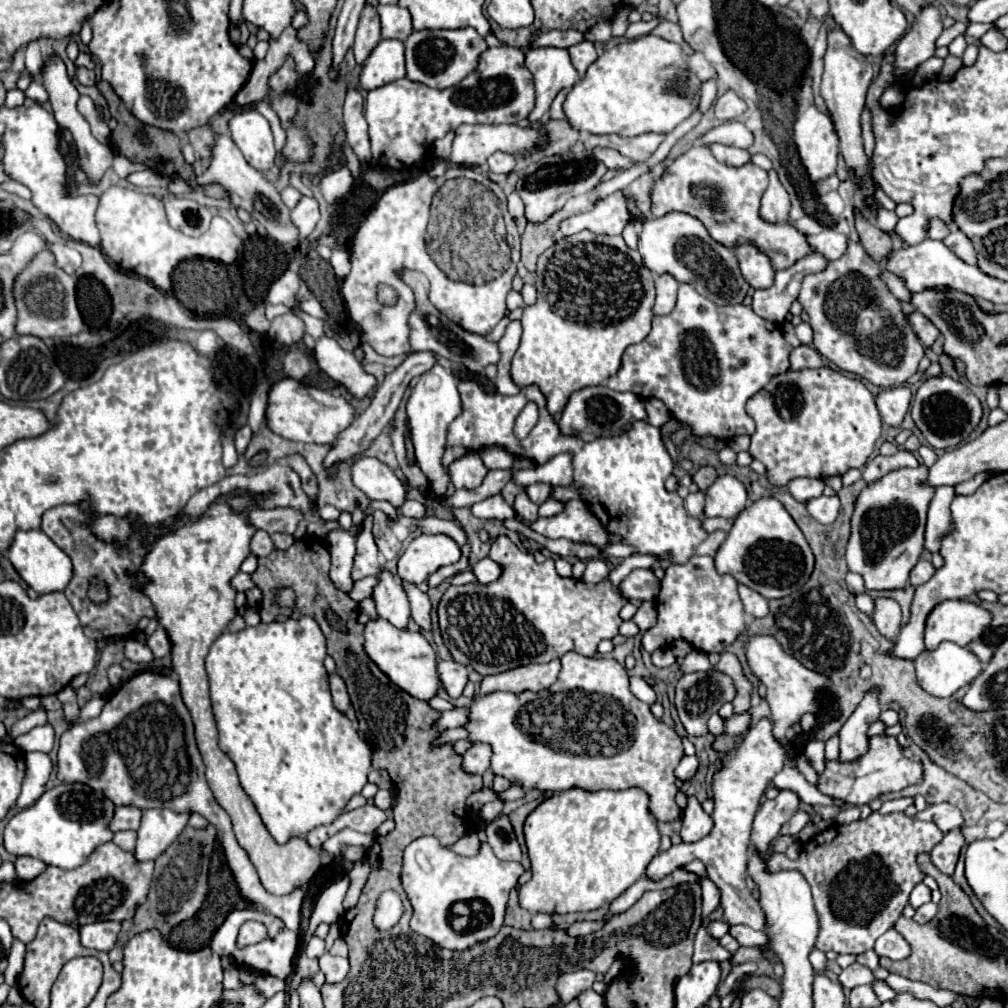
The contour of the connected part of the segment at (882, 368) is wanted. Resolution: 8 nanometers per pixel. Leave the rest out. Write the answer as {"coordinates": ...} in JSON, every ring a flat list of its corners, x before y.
{"coordinates":[[848,240,848,248,844,256,840,256,840,260,828,262,828,266,818,274,808,274,802,280,802,290,798,300,802,302,802,308,808,314,808,324,814,332,812,338,814,348,824,358,834,362,838,370,856,374,882,388,902,386,912,374,918,372,918,362,924,356,924,348,918,336,914,334,912,326,908,324,902,304,894,298,894,294,882,280,880,262,872,260,872,256,868,256,868,252,862,248,860,242]]}

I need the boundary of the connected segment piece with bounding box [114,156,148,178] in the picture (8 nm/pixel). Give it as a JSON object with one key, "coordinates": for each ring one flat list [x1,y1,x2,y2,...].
{"coordinates":[[116,156,114,158,114,170,120,178,128,178,132,172,140,172,140,170,148,170,146,164,138,164,138,162,130,162,124,156]]}

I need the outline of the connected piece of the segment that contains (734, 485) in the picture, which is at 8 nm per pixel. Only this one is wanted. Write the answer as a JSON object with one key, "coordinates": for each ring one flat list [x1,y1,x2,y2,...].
{"coordinates":[[720,476,706,490,706,516,722,516,734,520,746,506,748,494,744,484,734,476]]}

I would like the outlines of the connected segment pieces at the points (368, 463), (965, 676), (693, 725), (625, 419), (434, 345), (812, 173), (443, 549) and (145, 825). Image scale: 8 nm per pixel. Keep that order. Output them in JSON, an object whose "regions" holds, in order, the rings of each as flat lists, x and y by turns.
{"regions":[[[358,458,350,466,352,482,370,500,386,500,392,506,400,506,406,500,406,488,398,480,392,468,382,464,378,458]],[[942,642,934,652,922,652,914,664,918,684,936,698,952,696,982,672,980,660,968,648,952,642]],[[708,670,708,672,692,672,684,674,676,684,676,708,680,714,680,720,690,736,704,736,708,732,708,718,720,710,722,704,732,702,736,696,736,688,732,684,730,676,724,676,724,672]],[[598,384,598,386,588,386,588,388,580,388,576,390,564,412,560,418,560,430,562,434,570,434,576,436,580,434,580,438,594,440,598,436,618,436,620,432,628,430,630,424,634,420,646,420,646,410,644,410,644,400,632,392,614,392,610,390,606,384]],[[404,270,402,272,402,278,408,282,408,286,416,294,416,308,412,310,412,314,408,318,408,326,410,326,410,348,412,348,412,352,430,350,436,356,444,356,444,358,450,358,454,362,462,362,472,372,482,372,488,364,496,364,500,360,500,352,498,352,498,346,494,342,488,342,484,336,466,332,458,324,452,324,442,312,438,312,428,302,428,280,426,280,424,274]],[[810,106,796,120,794,142,808,178,814,184,836,174,838,136,832,128,832,120,816,110,816,106]],[[446,534,416,536,398,560,398,576,410,584,422,584,432,572,458,562,460,546]],[[168,808,144,810,134,856,138,860,158,858,186,828,190,814,192,812,174,812]]]}

